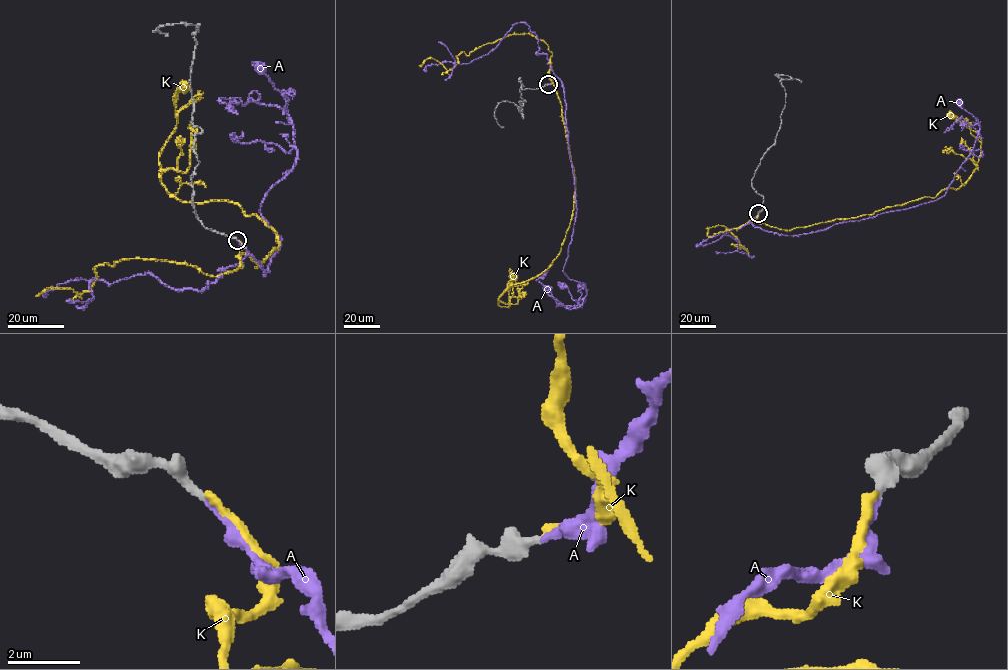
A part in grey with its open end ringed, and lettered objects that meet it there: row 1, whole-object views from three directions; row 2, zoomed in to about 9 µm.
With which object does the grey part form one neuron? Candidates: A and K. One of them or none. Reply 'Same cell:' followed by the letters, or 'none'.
Same cell: A

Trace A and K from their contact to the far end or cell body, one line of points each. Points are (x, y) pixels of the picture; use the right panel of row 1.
A: (758, 213), (750, 221), (755, 227), (796, 235), (940, 198), (980, 130), (975, 117), (960, 102)
K: (758, 213), (747, 223), (790, 230), (955, 189), (975, 168), (981, 140), (951, 115)

